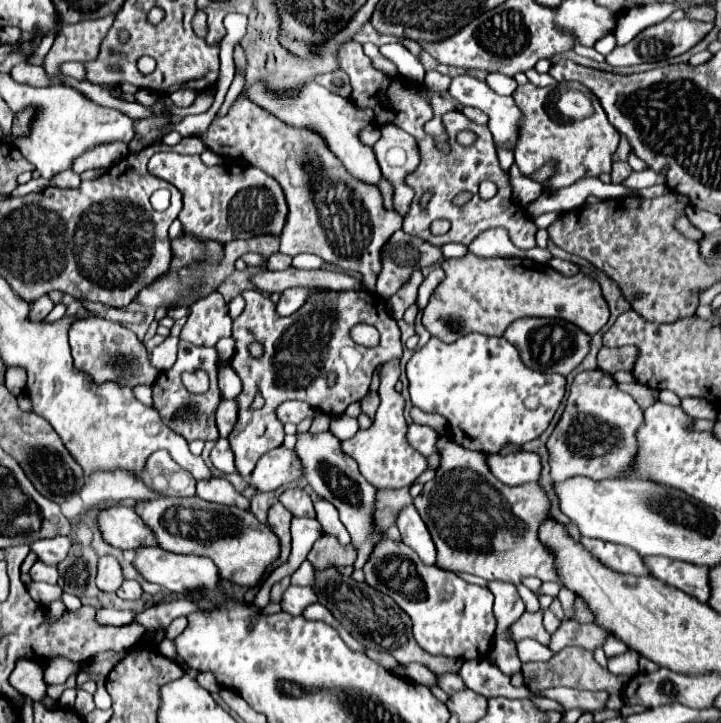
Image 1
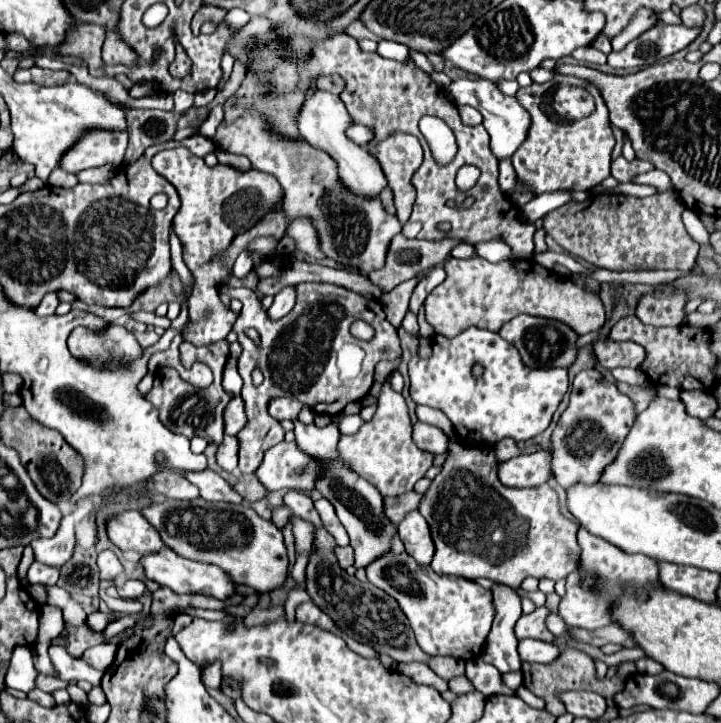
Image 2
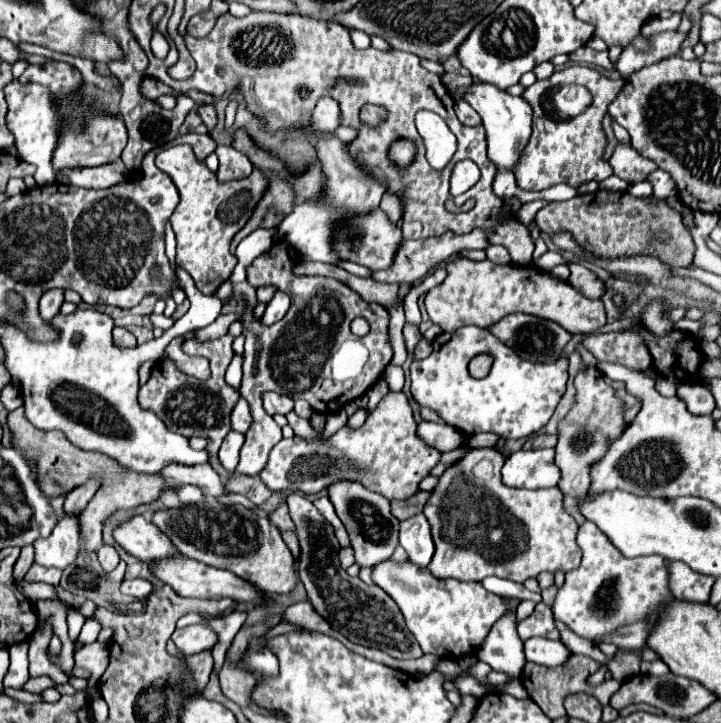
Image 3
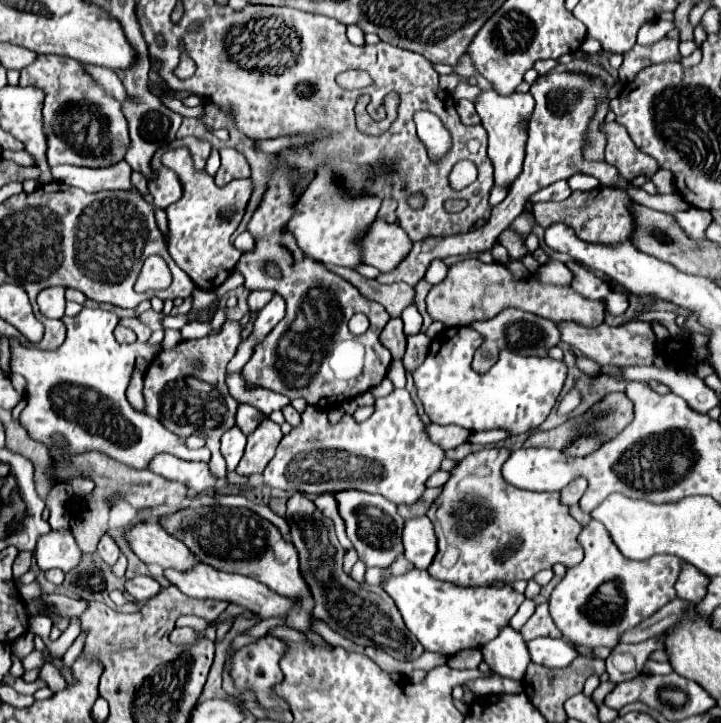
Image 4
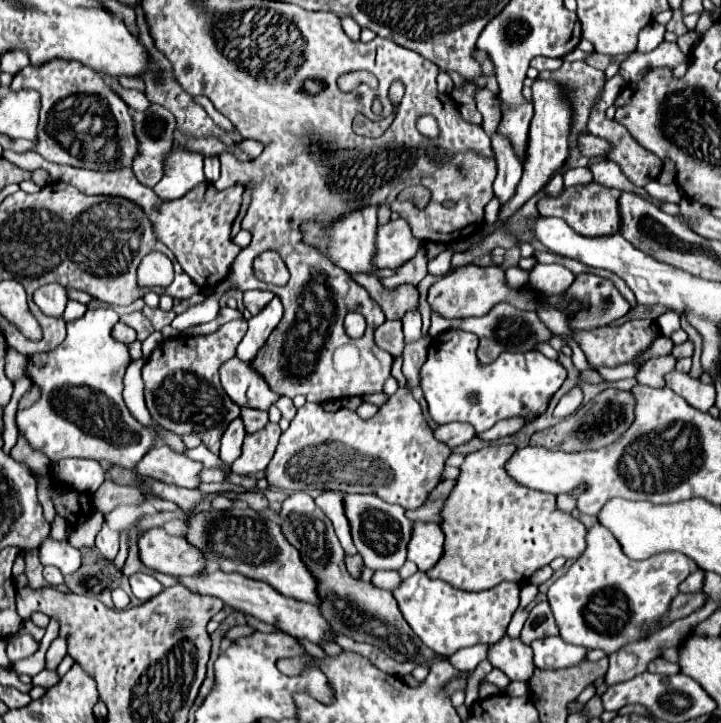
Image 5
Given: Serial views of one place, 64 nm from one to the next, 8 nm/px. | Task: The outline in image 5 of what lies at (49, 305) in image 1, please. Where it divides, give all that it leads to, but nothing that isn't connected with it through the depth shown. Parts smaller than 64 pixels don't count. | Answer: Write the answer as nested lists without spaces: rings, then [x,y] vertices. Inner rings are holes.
[[[46,284],[34,292],[36,306],[48,316],[62,316],[66,308],[66,290],[60,284]]]

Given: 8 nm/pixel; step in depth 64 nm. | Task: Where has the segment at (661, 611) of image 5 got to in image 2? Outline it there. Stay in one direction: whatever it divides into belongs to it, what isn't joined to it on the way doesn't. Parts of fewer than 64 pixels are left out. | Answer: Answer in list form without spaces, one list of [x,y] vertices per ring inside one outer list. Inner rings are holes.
[[[580,526],[578,530],[578,544],[582,548],[582,568],[578,572],[568,574],[566,578],[566,594],[560,598],[558,616],[572,628],[584,628],[584,630],[598,630],[610,624],[616,624],[612,610],[618,600],[622,600],[630,590],[638,598],[648,596],[648,586],[660,584],[660,572],[658,572],[658,560],[652,560],[650,556],[628,556],[626,552],[620,552],[620,548],[608,544],[608,540],[588,532]],[[582,572],[596,578],[596,584],[588,588],[582,582]]]

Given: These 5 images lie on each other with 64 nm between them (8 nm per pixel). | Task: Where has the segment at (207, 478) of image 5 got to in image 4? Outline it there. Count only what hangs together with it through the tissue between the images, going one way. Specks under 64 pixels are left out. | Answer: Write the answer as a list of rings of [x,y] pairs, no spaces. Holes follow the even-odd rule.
[[[226,320],[222,330],[198,340],[182,340],[172,350],[160,350],[160,354],[150,362],[144,374],[144,398],[146,398],[146,414],[156,418],[164,428],[174,432],[180,438],[190,434],[198,434],[206,442],[206,448],[212,452],[210,474],[218,480],[226,478],[226,464],[220,454],[220,438],[222,434],[234,426],[238,402],[228,394],[224,384],[226,364],[232,360],[240,340],[244,326],[236,320]],[[196,360],[202,364],[196,366]]]

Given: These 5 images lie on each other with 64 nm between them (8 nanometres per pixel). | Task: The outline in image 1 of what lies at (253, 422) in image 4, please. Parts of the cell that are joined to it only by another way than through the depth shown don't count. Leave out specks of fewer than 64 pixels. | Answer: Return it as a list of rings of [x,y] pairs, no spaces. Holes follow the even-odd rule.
[[[222,400],[216,410],[216,424],[222,438],[228,438],[238,422],[238,404],[236,400]]]

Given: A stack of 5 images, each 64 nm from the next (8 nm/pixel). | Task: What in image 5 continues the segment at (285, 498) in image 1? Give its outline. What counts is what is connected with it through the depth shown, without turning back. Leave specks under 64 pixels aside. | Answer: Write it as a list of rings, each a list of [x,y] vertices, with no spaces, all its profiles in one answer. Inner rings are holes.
[[[294,492],[292,496],[288,496],[278,516],[284,536],[298,548],[304,564],[310,572],[314,572],[320,582],[320,610],[324,612],[326,620],[330,620],[332,628],[338,628],[338,632],[344,632],[344,636],[356,642],[368,642],[378,646],[382,652],[386,652],[398,662],[402,662],[404,658],[406,662],[428,664],[438,658],[438,654],[424,646],[412,632],[390,590],[378,588],[372,582],[362,582],[360,578],[352,578],[348,574],[344,564],[344,550],[334,534],[332,522],[320,512],[310,494]]]

